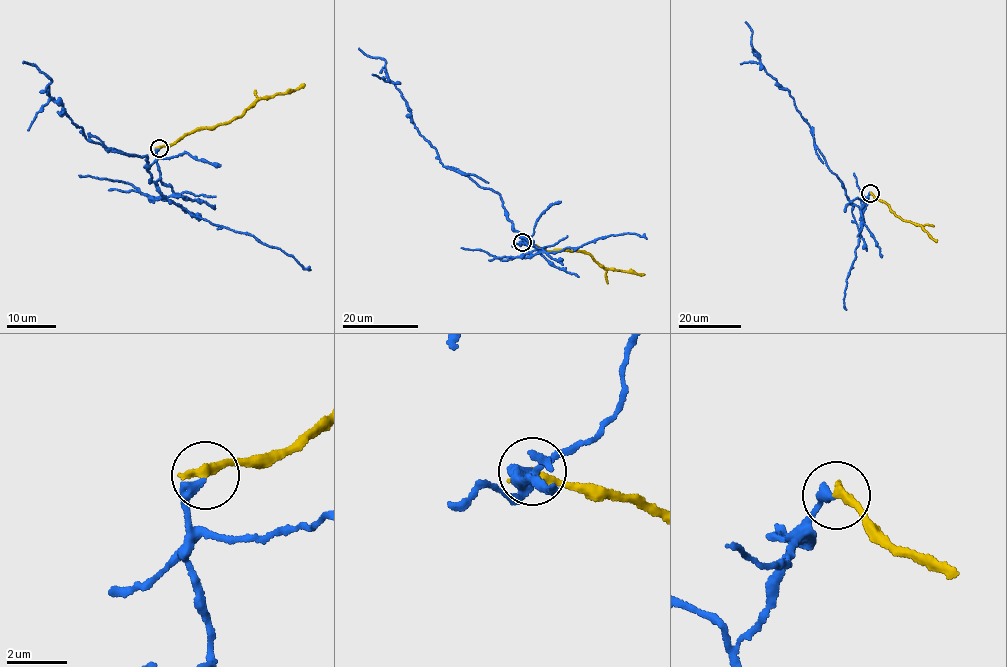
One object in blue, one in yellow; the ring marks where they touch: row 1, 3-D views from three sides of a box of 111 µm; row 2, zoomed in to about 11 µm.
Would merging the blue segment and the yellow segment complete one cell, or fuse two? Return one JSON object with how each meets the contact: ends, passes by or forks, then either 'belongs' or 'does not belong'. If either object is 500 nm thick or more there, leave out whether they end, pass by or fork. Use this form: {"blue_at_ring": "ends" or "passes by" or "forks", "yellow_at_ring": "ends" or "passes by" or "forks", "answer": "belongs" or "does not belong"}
{"blue_at_ring": "ends", "yellow_at_ring": "ends", "answer": "does not belong"}

